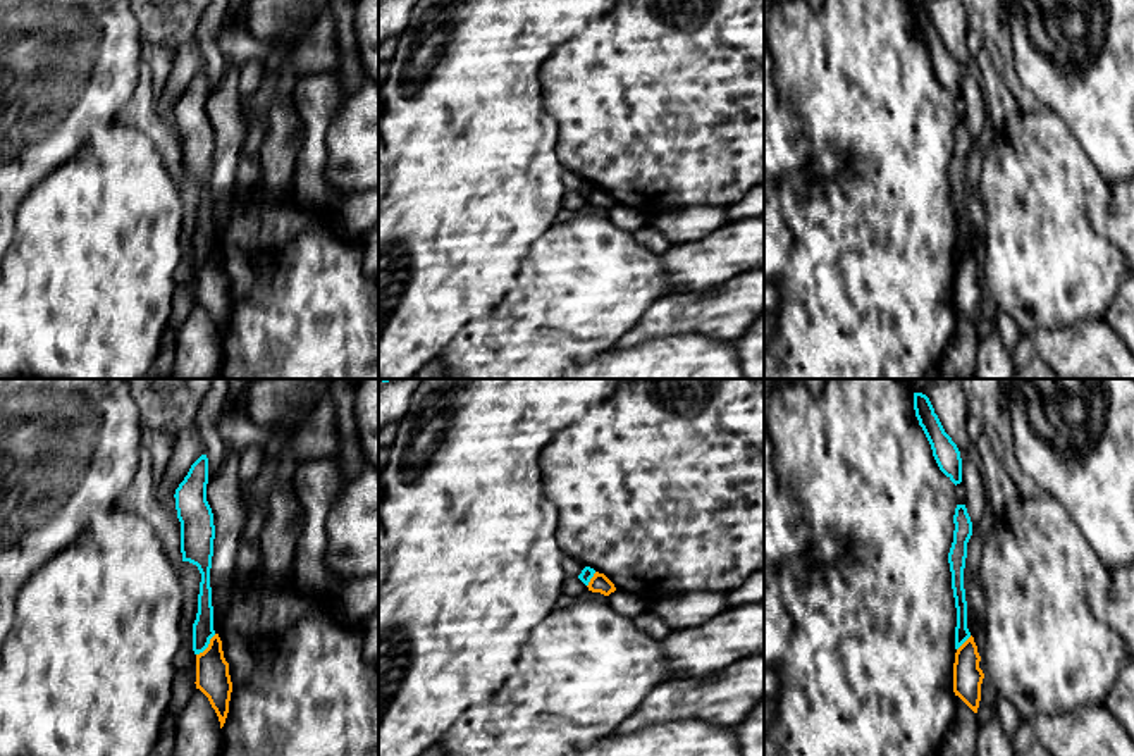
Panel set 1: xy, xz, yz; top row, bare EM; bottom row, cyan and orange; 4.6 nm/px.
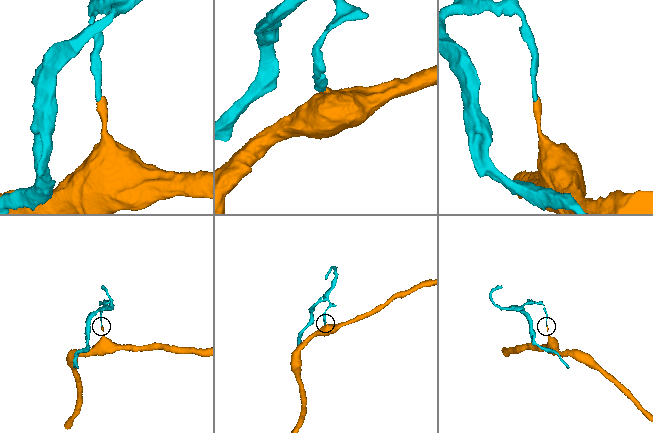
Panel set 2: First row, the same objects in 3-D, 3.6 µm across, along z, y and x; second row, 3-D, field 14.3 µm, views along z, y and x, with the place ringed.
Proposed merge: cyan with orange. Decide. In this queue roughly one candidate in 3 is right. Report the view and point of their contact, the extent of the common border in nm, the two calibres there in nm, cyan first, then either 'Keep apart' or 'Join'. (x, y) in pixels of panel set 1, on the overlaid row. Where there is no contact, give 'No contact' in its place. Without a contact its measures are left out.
Touches cyan at xy (207, 646). Shared border 140 nm. Thickness 100 nm (cyan) against 160 nm. Keep apart

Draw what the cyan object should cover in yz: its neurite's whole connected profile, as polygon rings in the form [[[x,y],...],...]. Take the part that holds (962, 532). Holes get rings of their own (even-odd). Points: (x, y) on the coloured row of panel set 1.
[[[957,505],[953,524],[955,524],[955,530],[953,530],[953,542],[948,553],[948,563],[952,572],[952,589],[957,608],[955,649],[958,649],[971,637],[971,632],[967,629],[964,568],[967,558],[967,542],[972,536],[972,522],[965,505]]]

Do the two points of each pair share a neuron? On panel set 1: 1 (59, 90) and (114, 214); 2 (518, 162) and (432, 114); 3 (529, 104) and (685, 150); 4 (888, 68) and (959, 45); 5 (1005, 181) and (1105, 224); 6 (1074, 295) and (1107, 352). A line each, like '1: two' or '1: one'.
1: two
2: one
3: two
4: two
5: two
6: two

